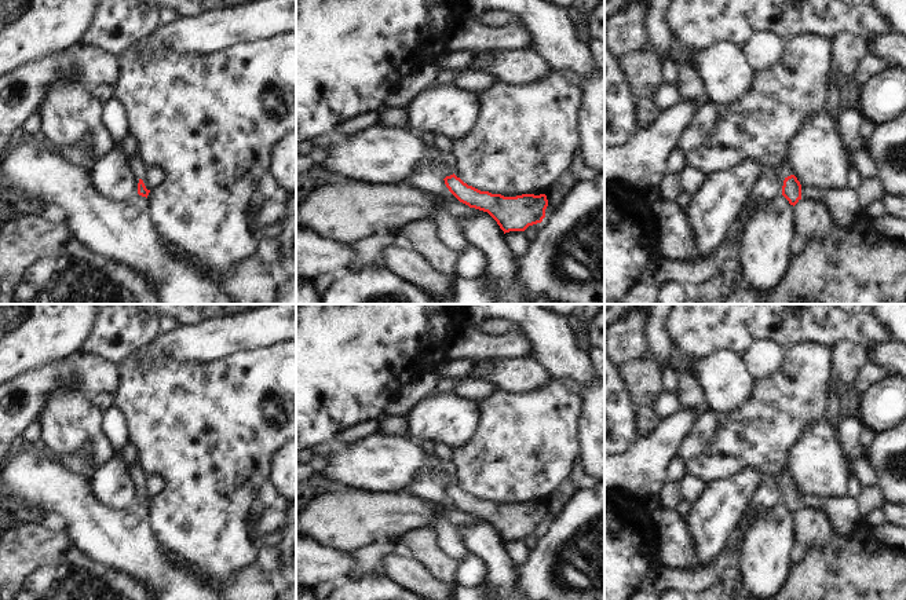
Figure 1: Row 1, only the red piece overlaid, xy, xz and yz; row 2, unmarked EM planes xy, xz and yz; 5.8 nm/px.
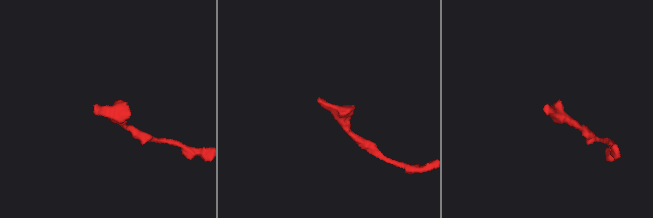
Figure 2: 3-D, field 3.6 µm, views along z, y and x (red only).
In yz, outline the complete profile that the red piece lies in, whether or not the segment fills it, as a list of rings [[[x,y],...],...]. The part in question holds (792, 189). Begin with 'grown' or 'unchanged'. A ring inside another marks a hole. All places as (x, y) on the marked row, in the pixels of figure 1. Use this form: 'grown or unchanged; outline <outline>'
grown; outline [[[781,162],[774,168],[764,168],[761,169],[761,173],[779,175],[785,179],[782,186],[782,195],[789,201],[790,205],[794,206],[801,200],[801,184],[793,175],[789,162]]]

